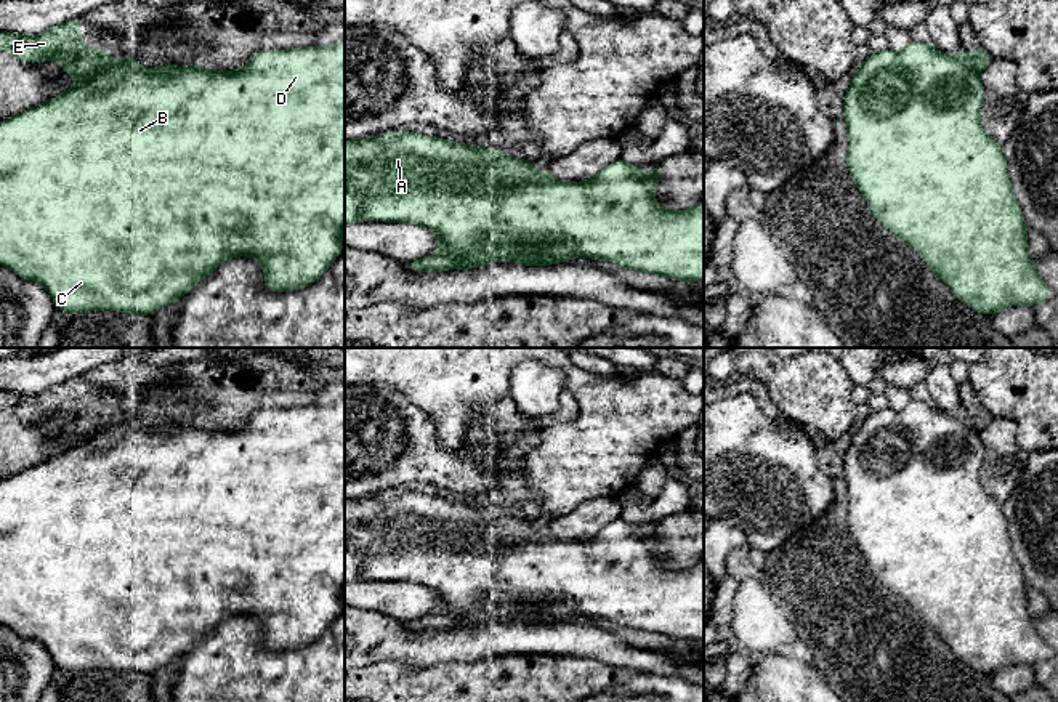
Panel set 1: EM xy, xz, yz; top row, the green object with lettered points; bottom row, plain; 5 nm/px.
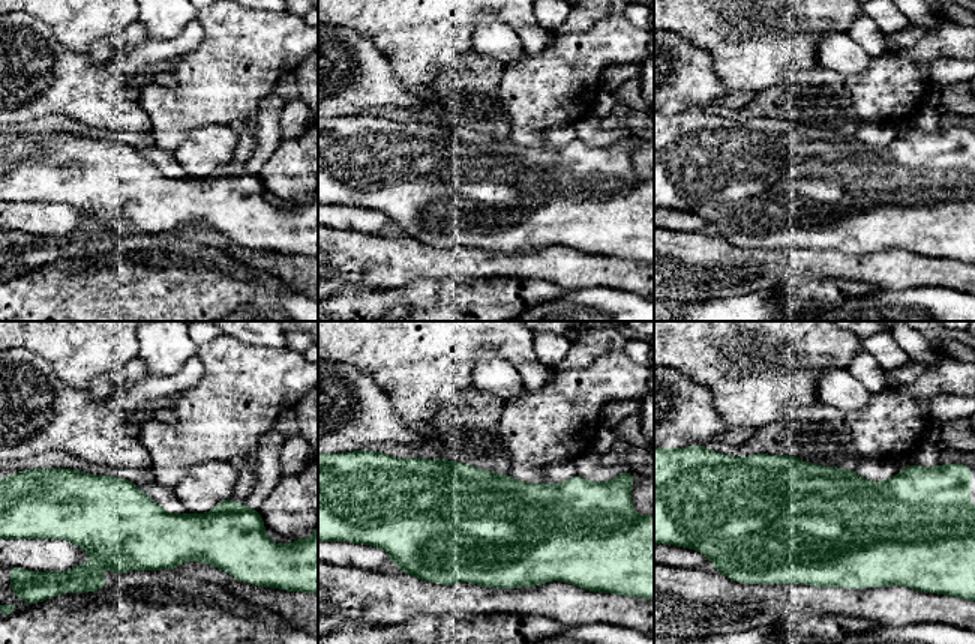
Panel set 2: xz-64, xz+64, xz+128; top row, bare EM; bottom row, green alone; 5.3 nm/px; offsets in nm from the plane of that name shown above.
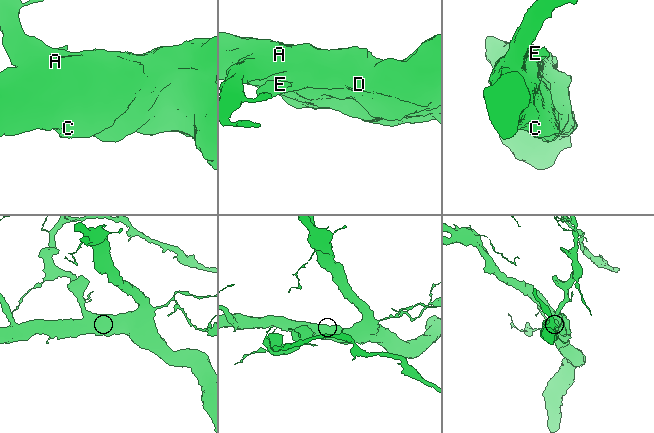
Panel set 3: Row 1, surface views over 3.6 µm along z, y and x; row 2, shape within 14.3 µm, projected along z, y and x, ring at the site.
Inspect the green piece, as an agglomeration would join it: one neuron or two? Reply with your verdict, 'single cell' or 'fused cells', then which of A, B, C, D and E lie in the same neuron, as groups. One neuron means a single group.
fused cells | A B C D / E

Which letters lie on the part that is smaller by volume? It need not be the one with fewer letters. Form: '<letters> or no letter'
E

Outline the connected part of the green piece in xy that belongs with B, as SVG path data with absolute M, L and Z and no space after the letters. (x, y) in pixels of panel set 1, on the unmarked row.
M345 397L337 402L319 407L303 405L289 409L260 409L253 412L247 423L236 430L210 430L197 425L165 423L144 428L133 412L112 423L107 428L83 434L83 439L66 447L61 454L45 460L32 468L0 481L0 623L10 627L19 638L42 643L58 672L75 673L88 670L119 670L125 673L143 673L149 676L155 670L176 662L197 641L210 635L224 619L237 615L252 615L261 622L264 644L269 651L293 651L319 638L327 627L340 615L341 593L345 591Z

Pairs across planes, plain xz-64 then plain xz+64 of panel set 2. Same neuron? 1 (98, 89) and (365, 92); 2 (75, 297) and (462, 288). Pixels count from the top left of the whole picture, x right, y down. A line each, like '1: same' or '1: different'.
1: same
2: same

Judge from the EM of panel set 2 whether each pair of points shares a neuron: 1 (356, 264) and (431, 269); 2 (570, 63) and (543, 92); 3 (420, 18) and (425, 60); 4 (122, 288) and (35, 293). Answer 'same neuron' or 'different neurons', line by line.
1: same neuron
2: same neuron
3: same neuron
4: same neuron

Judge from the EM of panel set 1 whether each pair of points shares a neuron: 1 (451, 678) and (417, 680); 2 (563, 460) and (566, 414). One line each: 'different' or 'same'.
1: same
2: different

